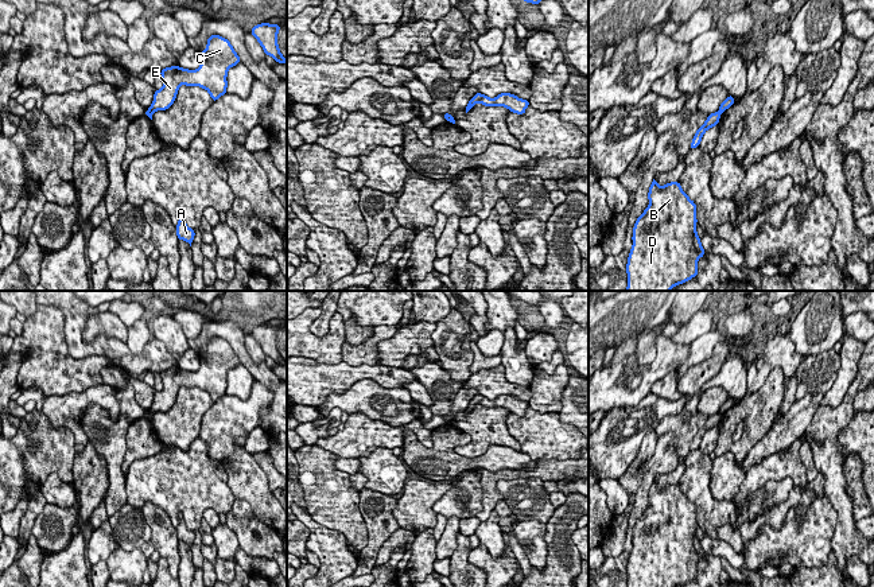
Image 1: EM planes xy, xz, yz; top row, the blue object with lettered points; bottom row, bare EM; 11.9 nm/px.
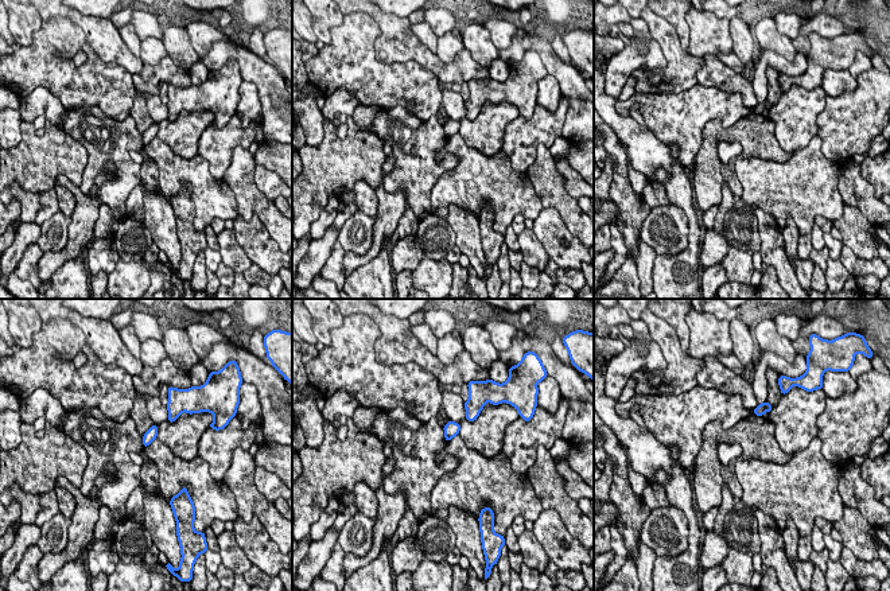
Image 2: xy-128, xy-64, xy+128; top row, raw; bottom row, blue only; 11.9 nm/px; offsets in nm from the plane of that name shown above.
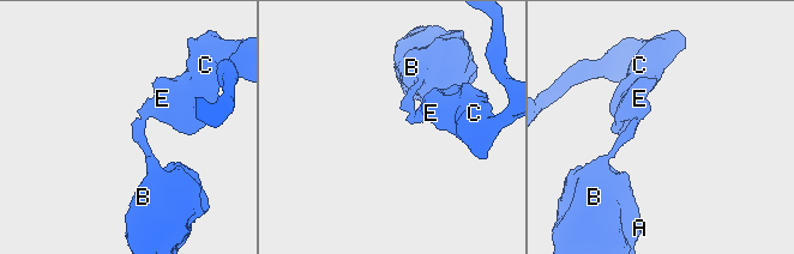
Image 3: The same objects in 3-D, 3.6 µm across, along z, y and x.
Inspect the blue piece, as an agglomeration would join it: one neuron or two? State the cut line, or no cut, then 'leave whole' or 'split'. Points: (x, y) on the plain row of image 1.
cut in xy along (147, 412), (151, 415); split

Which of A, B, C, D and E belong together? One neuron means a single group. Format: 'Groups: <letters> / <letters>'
Groups: A B D / C E

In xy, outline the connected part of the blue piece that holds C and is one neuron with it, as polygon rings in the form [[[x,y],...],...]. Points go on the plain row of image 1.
[[[211,337],[207,341],[206,351],[199,355],[201,368],[197,372],[187,372],[171,368],[160,373],[163,389],[155,390],[154,404],[147,413],[168,411],[176,399],[180,386],[199,388],[206,390],[213,403],[226,394],[228,372],[240,365],[240,358],[228,341]]]

